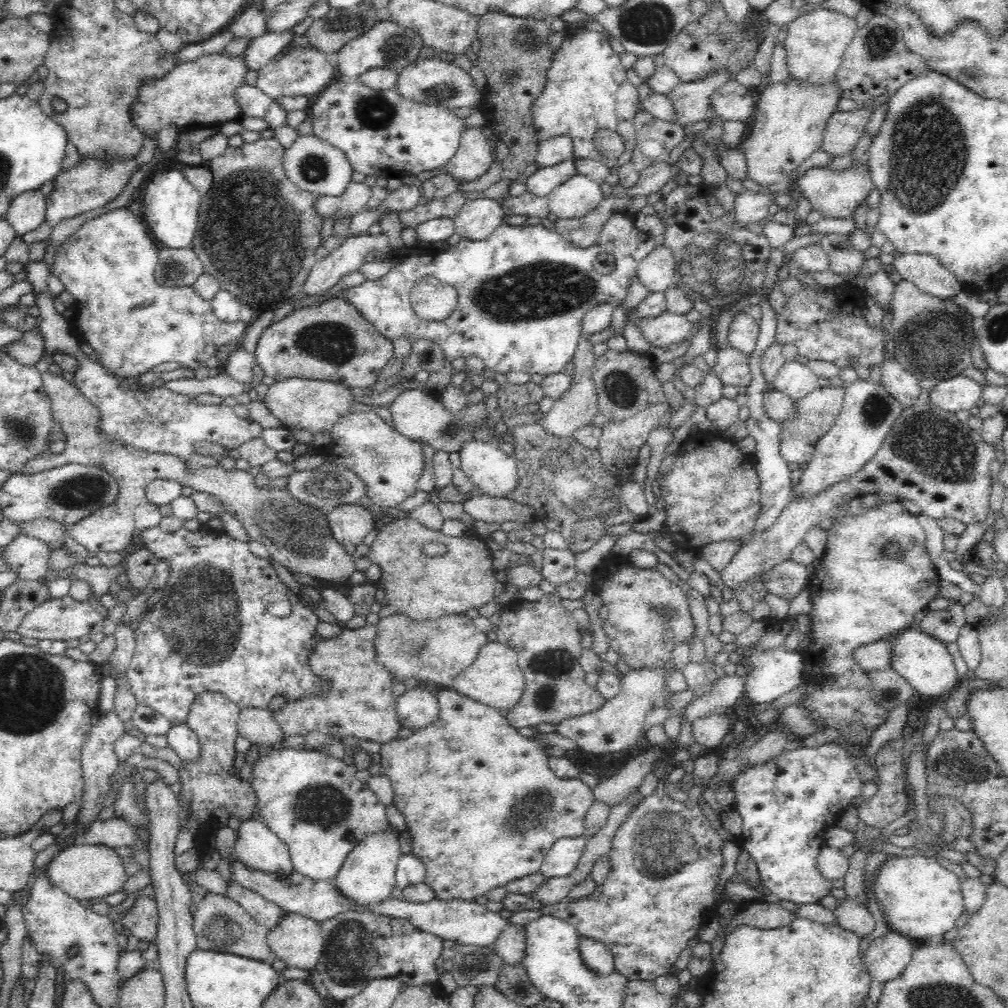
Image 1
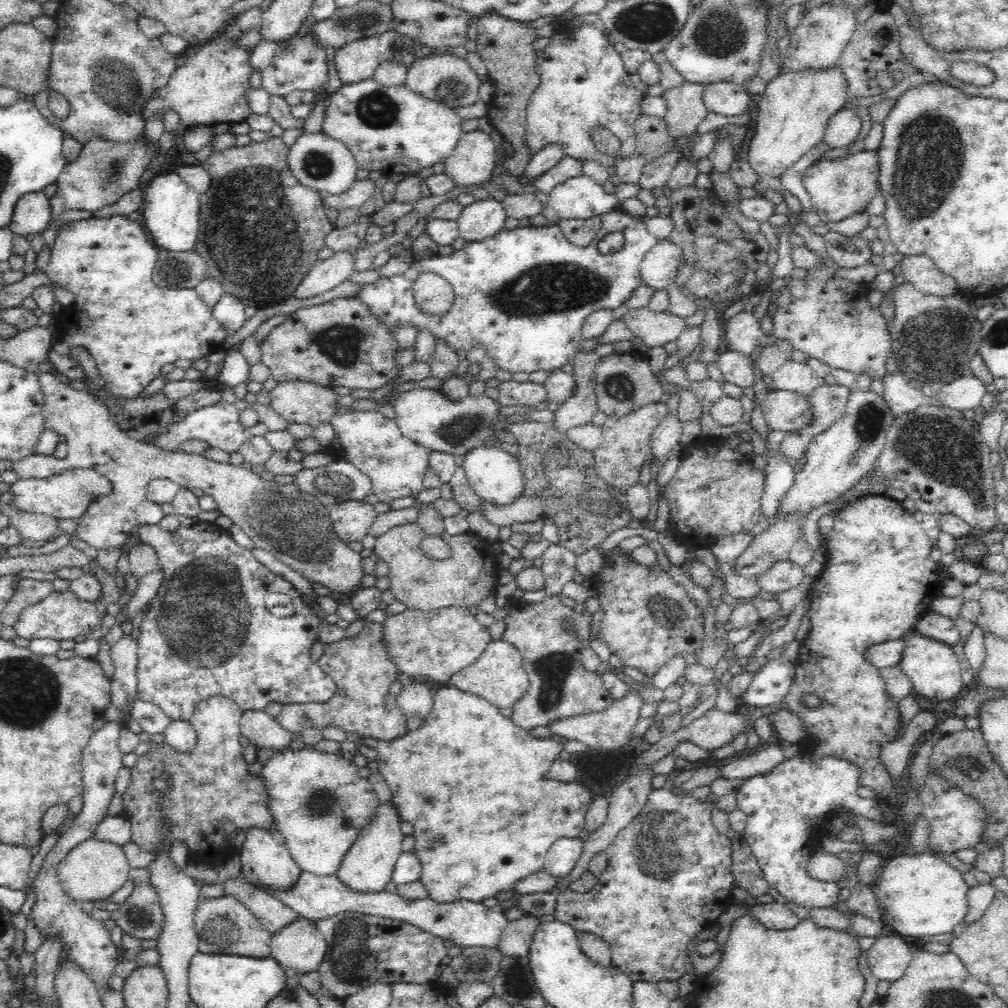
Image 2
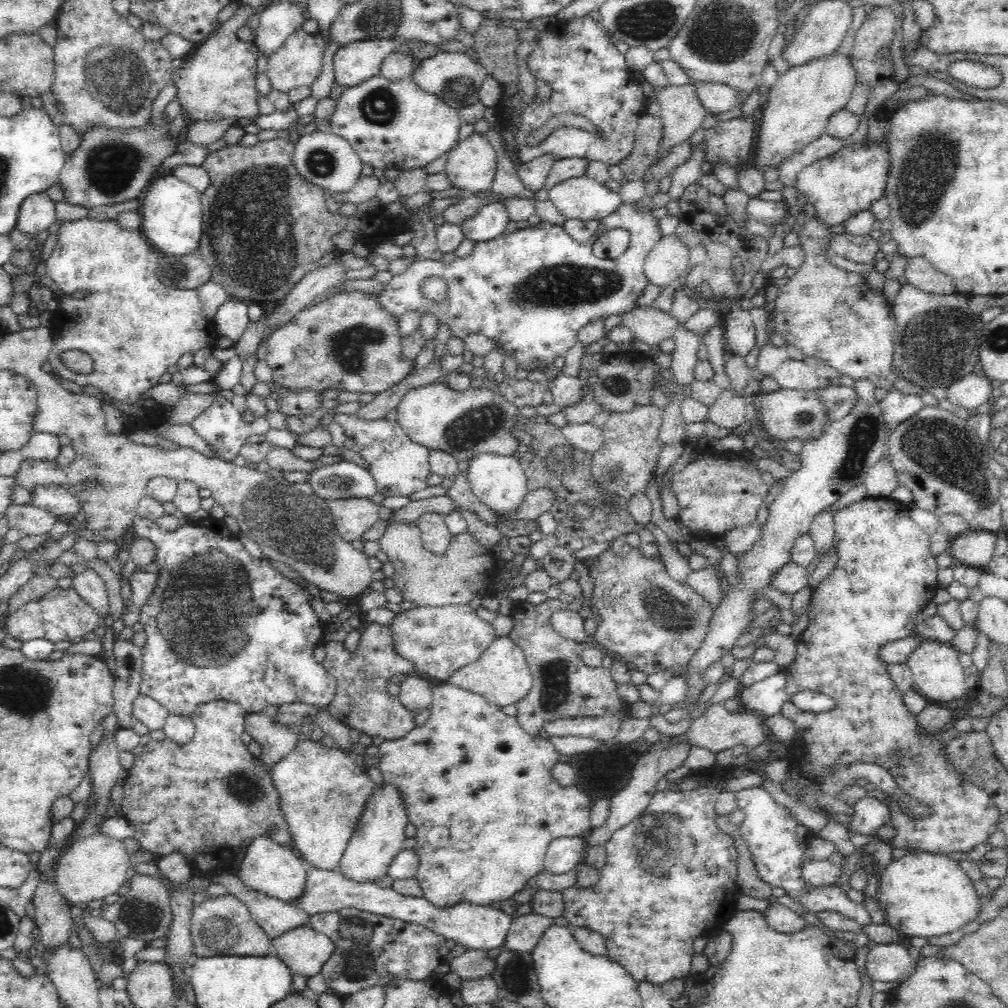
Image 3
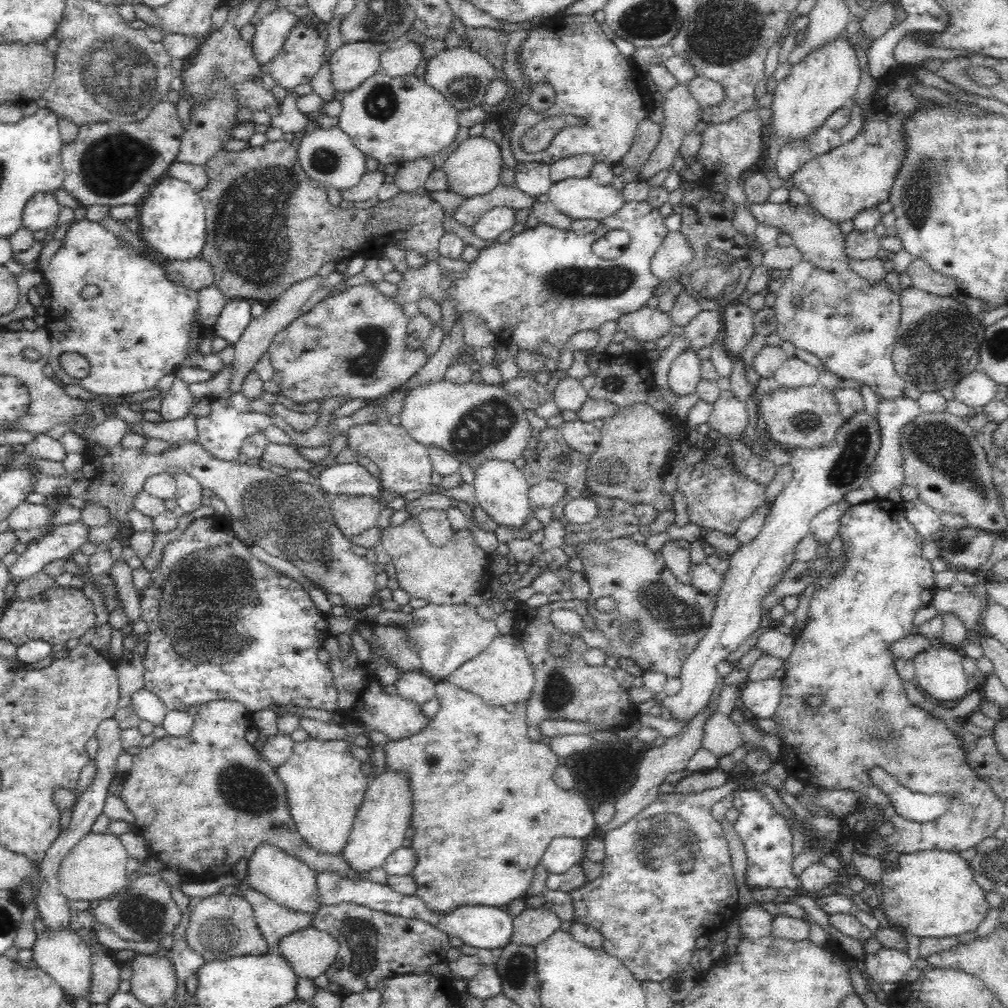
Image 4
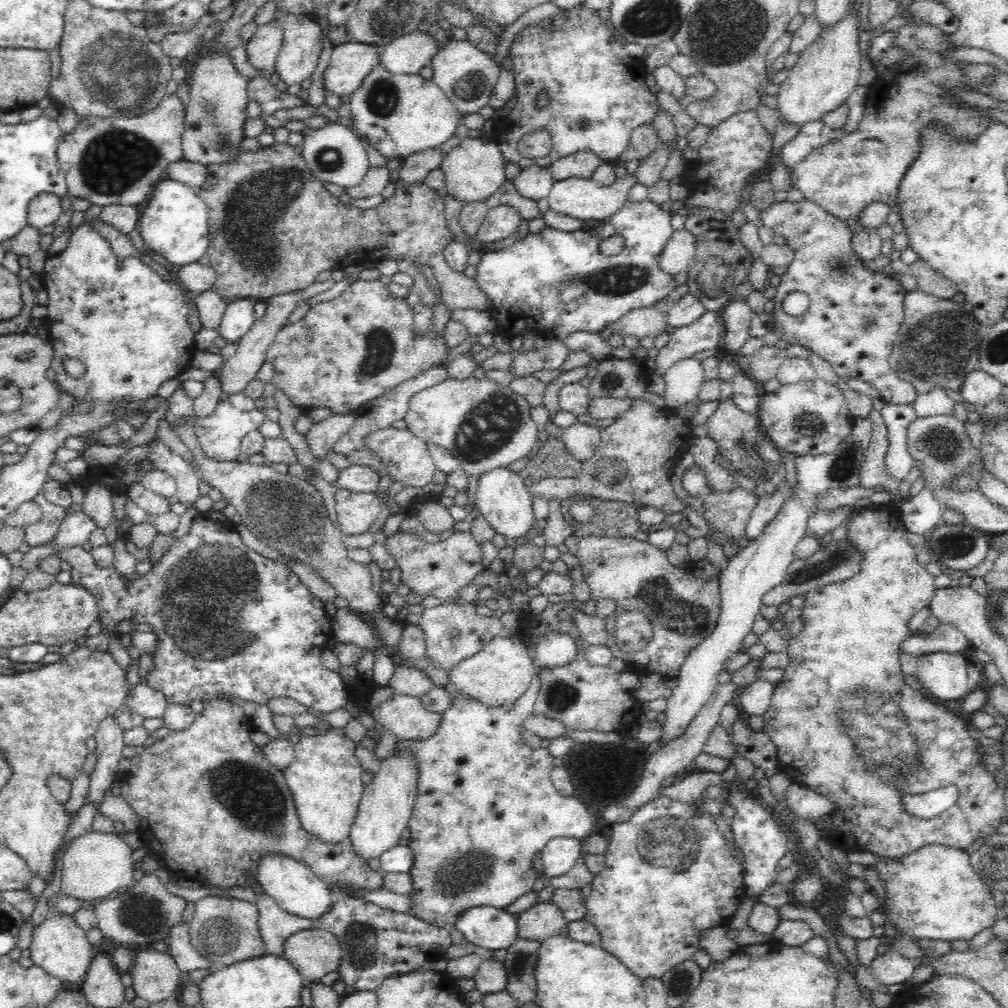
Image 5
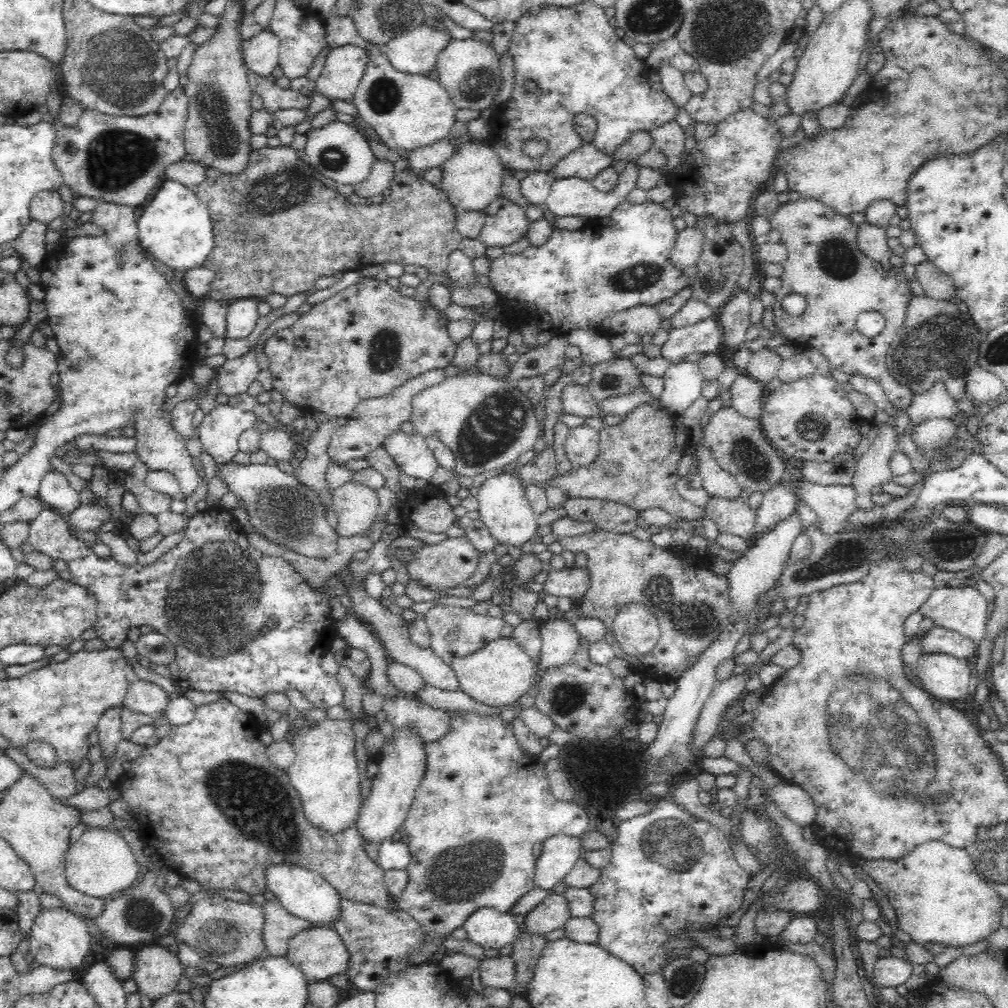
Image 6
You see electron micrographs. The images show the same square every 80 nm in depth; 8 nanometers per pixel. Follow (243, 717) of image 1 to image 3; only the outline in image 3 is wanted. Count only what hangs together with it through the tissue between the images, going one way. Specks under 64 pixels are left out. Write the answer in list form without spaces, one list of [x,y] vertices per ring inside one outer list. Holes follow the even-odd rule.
[[[261,712],[247,713],[244,732],[261,746],[260,761],[269,767],[276,764],[297,745],[297,734]]]

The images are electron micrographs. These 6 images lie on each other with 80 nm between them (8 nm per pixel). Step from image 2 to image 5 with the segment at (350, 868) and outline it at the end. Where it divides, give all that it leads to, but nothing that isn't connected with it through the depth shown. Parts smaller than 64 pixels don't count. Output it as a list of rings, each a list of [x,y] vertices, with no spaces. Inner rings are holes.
[[[402,751],[393,753],[382,761],[380,770],[375,773],[371,782],[365,785],[358,812],[349,831],[350,843],[356,855],[366,863],[379,859],[382,854],[393,846],[400,844],[404,830],[412,816],[416,798],[416,782],[418,782],[418,767],[414,763],[412,753]]]

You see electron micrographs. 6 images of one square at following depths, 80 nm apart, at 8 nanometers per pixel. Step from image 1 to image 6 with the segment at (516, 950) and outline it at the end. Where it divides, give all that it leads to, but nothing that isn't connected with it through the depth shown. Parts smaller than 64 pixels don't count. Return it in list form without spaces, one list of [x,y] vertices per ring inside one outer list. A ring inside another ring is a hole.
[[[549,894],[523,916],[524,933],[545,936],[556,928],[563,928],[570,918],[570,913],[568,913],[568,903],[564,901],[564,896]]]

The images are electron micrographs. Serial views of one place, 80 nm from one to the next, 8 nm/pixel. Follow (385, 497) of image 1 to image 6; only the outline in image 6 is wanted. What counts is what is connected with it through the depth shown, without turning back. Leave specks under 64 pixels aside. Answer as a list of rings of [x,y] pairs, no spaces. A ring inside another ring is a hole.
[[[398,430],[388,434],[380,446],[392,457],[400,474],[429,481],[439,467],[425,438],[418,433]]]

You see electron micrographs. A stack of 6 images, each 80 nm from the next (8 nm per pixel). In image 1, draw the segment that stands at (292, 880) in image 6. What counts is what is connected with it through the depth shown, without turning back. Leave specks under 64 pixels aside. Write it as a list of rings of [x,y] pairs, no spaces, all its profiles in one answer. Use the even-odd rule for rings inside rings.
[[[262,820],[241,821],[234,842],[235,858],[252,870],[288,876],[293,871],[286,843],[271,832]]]

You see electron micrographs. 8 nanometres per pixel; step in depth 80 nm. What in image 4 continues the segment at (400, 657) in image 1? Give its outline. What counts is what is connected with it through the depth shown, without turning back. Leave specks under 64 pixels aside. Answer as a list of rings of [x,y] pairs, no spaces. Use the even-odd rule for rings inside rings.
[[[467,603],[458,605],[427,604],[424,607],[413,609],[409,614],[413,617],[413,622],[405,623],[400,627],[401,630],[407,632],[405,635],[406,645],[416,649],[416,653],[420,657],[421,672],[435,681],[446,680],[462,664],[482,654],[499,635],[495,620],[483,620],[477,614],[476,607]]]

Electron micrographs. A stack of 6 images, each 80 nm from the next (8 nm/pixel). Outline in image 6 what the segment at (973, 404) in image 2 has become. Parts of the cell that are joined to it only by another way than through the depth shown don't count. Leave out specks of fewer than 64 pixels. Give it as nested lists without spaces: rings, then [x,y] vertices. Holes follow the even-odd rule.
[[[976,366],[966,376],[966,392],[972,402],[974,400],[987,403],[989,400],[1002,399],[1007,389],[1003,380],[990,371]]]

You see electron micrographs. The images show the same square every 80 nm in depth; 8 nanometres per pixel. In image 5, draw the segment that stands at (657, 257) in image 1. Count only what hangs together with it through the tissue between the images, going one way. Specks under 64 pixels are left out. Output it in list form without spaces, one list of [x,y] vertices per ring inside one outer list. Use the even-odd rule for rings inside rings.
[[[685,229],[674,231],[658,256],[660,269],[681,279],[694,259],[696,253],[694,244],[696,238],[690,232]]]

